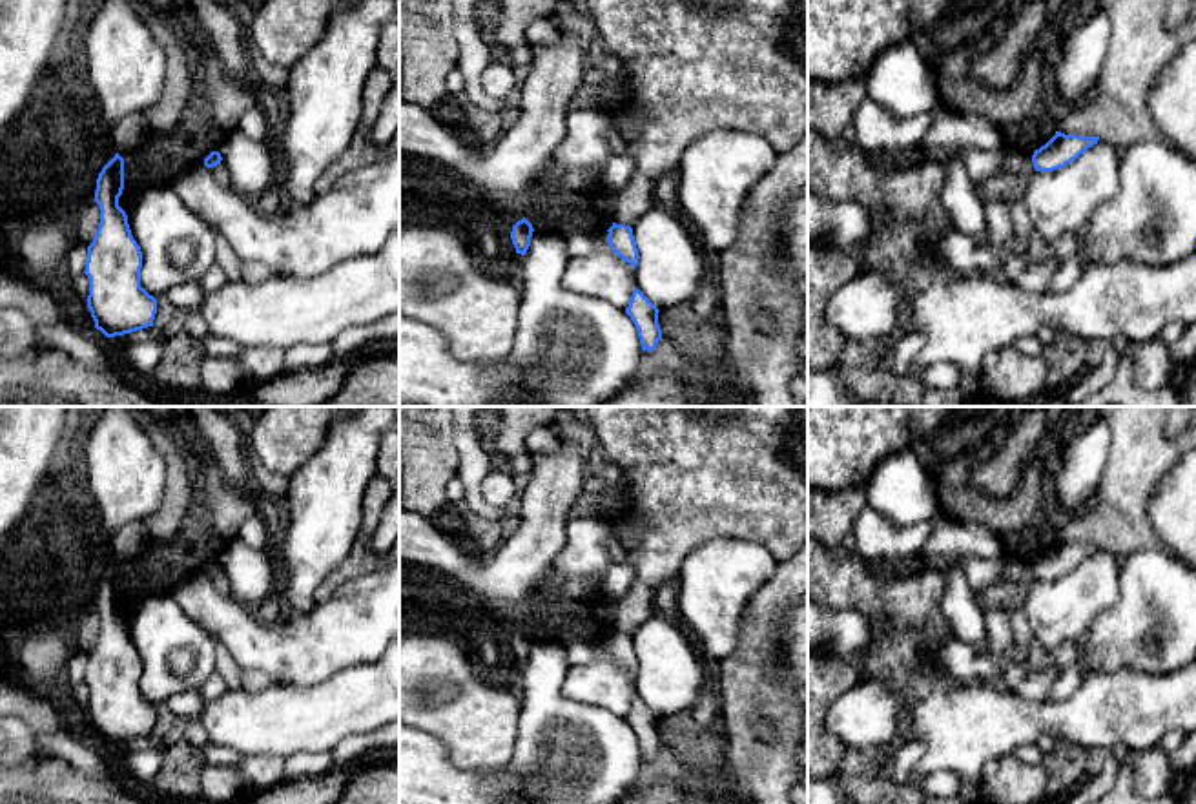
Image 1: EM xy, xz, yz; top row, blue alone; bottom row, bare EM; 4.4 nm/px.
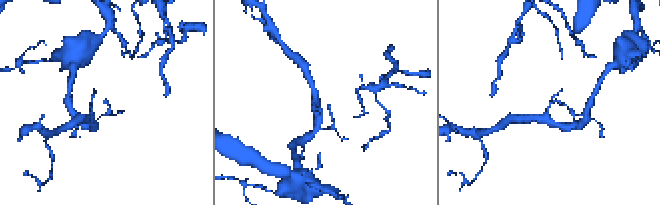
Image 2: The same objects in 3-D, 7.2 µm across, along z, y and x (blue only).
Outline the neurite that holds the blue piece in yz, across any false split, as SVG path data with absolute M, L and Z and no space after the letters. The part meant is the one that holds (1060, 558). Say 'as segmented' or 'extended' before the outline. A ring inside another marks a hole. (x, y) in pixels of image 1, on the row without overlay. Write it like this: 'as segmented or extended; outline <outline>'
as segmented; outline M1056 540L1056 543L1045 554L1034 560L1034 576L1036 580L1054 580L1065 576L1088 556L1098 552L1098 549L1099 545L1079 545Z

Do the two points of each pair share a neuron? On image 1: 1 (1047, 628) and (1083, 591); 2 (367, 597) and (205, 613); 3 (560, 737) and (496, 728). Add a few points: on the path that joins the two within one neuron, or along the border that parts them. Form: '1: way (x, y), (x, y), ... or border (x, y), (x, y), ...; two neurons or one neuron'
1: way (1056, 618), (1074, 600); one neuron
2: way (327, 637), (245, 637); one neuron
3: border (520, 699), (515, 753), (502, 768); two neurons

